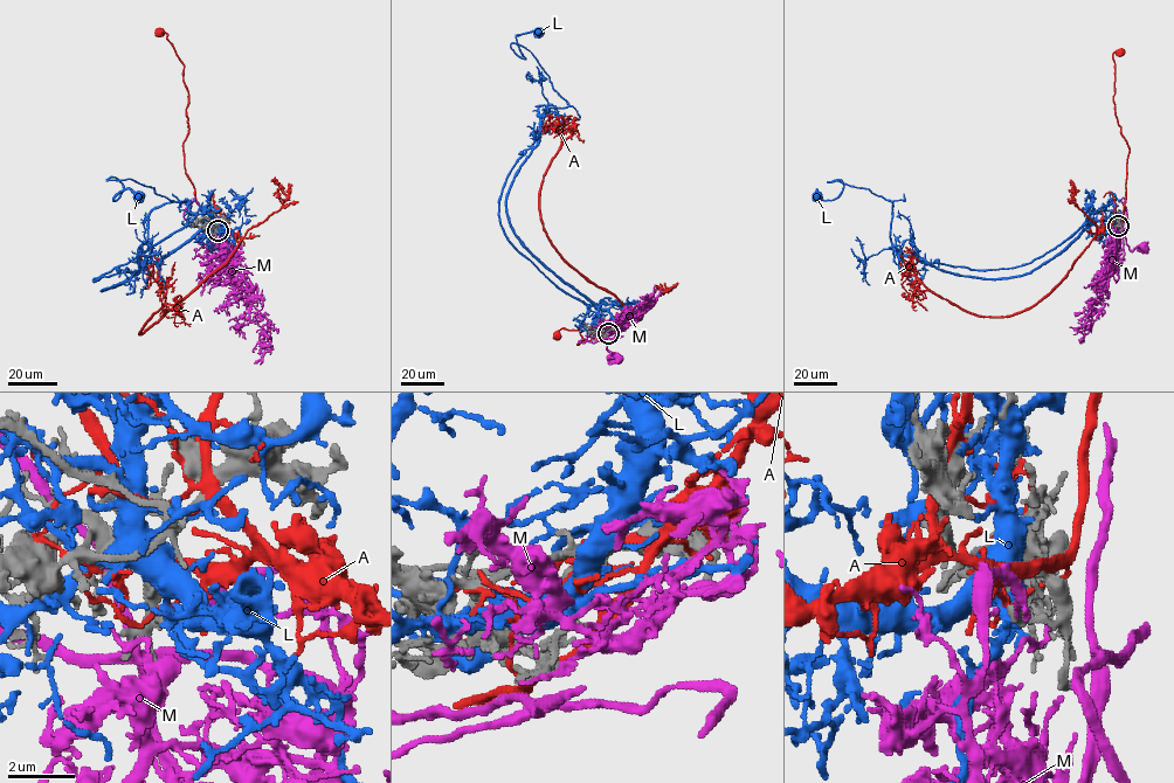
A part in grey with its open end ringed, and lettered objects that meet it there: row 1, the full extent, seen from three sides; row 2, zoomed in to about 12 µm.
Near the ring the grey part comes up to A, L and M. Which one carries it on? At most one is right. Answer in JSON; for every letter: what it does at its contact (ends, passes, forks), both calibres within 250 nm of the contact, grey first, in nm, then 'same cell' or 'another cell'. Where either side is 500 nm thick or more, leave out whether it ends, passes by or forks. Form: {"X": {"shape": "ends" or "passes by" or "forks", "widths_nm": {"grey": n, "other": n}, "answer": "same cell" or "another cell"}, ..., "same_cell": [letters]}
{"A": {"shape": "forks", "widths_nm": {"grey": 340, "other": 80}, "answer": "another cell"}, "L": {"shape": "passes by", "widths_nm": {"grey": 360, "other": 260}, "answer": "another cell"}, "M": {"shape": "passes by", "widths_nm": {"grey": 320, "other": 200}, "answer": "same cell"}, "same_cell": ["M"]}

